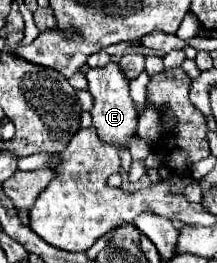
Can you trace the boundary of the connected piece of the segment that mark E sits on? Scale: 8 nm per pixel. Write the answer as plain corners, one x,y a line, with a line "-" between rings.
107,64
105,68
91,68
87,72
87,80
89,80
89,92
95,100
91,116
99,140
103,144
127,148
131,138
137,134
137,112
129,96
129,80
125,78
125,74
119,70
117,64

